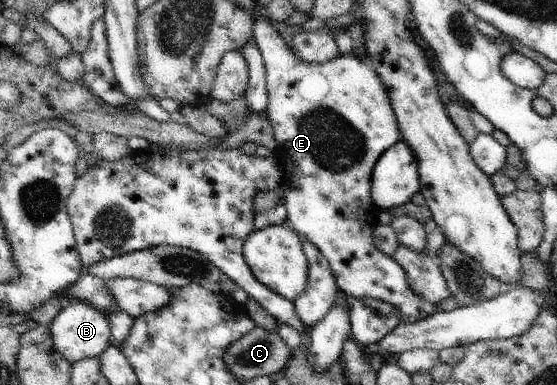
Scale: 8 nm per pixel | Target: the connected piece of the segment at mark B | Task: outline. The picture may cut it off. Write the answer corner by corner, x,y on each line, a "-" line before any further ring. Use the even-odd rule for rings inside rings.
81,300
74,303
65,303
59,314
53,318
53,322
47,327
51,330
51,340
55,350
67,360
71,365
78,361
99,357
105,349
111,344
111,326
109,326
109,318
107,312
98,310
95,306
82,302

